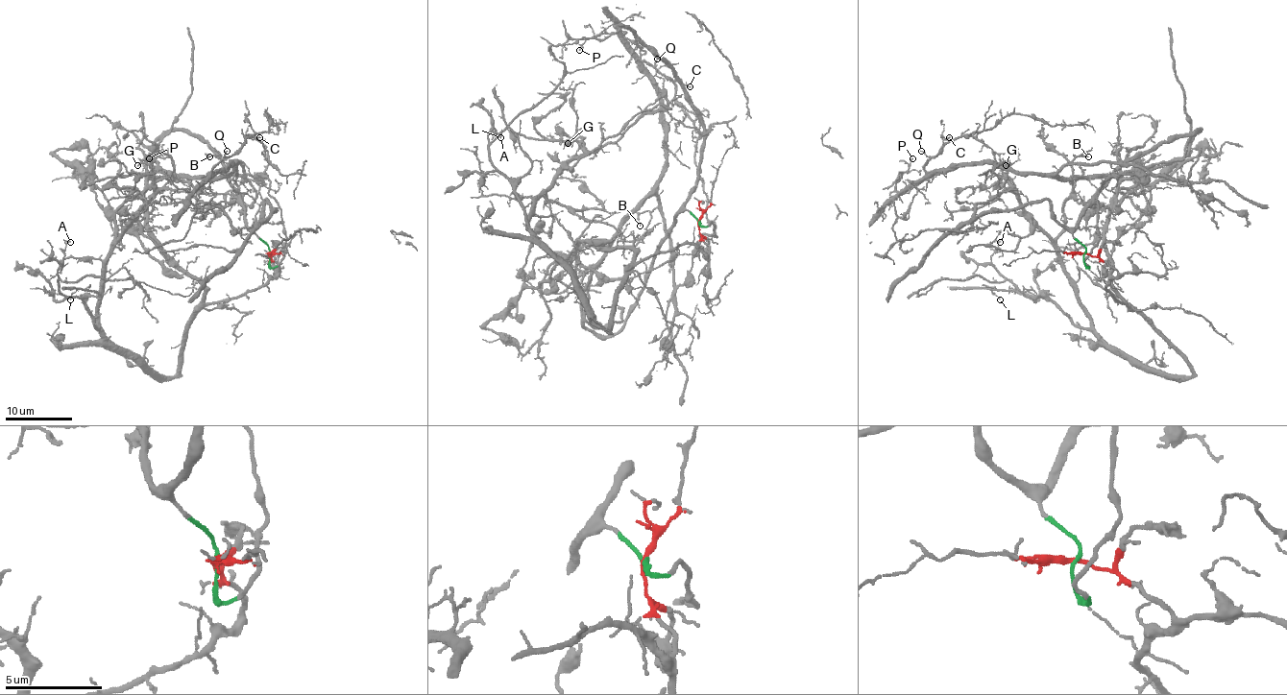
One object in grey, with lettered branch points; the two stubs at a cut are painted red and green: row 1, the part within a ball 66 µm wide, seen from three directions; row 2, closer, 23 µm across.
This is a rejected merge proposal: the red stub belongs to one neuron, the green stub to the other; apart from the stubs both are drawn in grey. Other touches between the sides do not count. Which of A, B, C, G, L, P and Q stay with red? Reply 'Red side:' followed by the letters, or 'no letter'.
Red side: A, G, L

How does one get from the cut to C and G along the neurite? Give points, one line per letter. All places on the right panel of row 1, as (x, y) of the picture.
C: (1084, 252), (1087, 268), (1099, 187), (1118, 173), (1107, 162), (926, 169), (949, 137)
G: (1084, 252), (1116, 271), (1105, 288), (1189, 376), (1136, 368), (1092, 324), (1006, 166)

